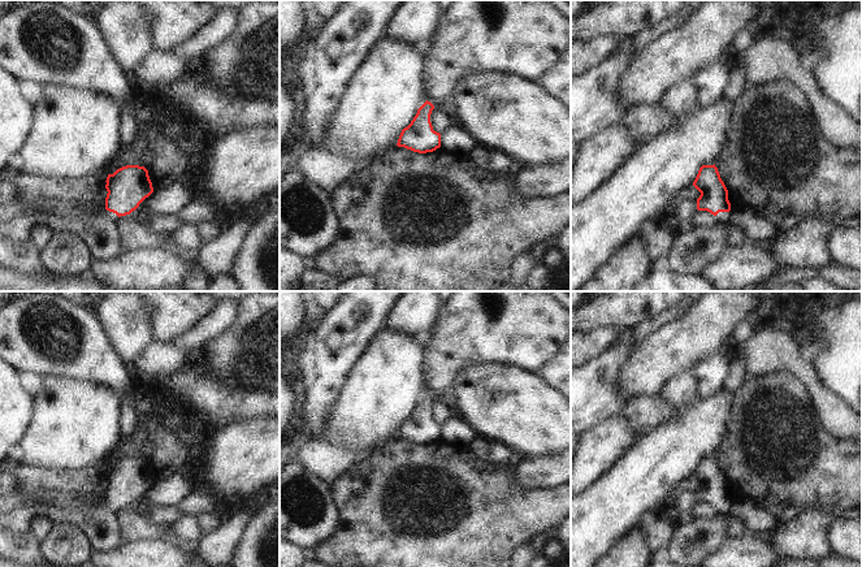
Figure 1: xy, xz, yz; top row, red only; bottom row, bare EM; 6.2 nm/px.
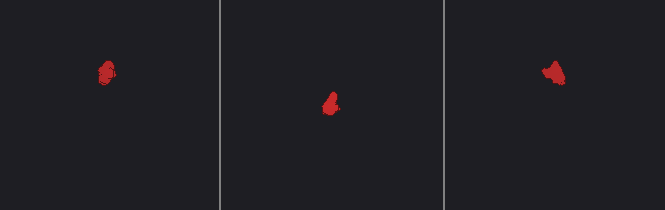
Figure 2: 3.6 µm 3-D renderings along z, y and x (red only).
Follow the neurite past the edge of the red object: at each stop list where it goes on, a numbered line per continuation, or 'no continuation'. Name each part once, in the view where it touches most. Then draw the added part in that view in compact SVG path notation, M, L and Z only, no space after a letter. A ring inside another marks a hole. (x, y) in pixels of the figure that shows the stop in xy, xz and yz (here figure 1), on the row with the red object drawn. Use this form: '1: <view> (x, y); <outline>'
1: yz (689, 254); M719 212L715 218L716 228L694 228L673 239L667 256L671 272L683 276L701 276L705 267L728 247L725 226L731 221L729 212Z

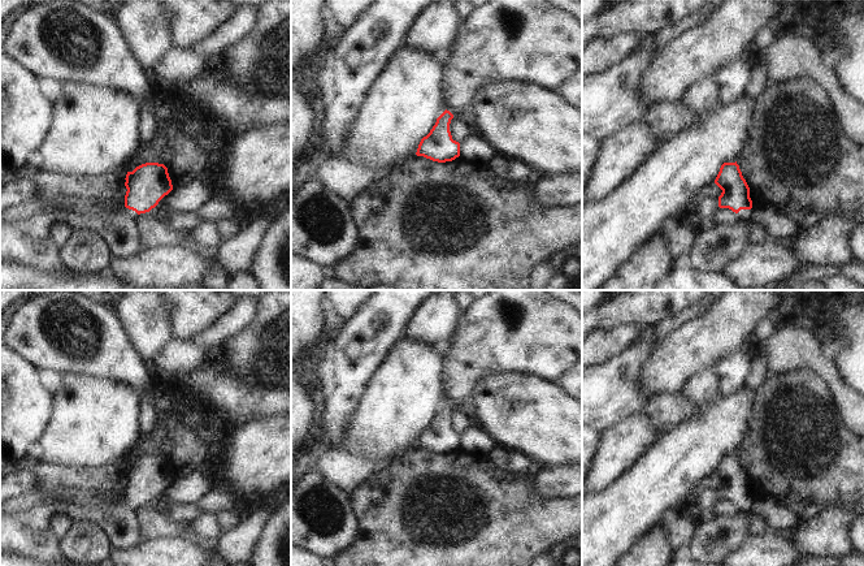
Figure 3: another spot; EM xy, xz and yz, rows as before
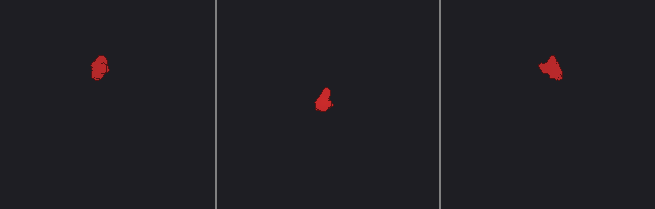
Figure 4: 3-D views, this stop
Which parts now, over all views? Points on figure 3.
1: yz (711, 251); M741 209L737 216L738 225L716 225L695 237L689 254L692 269L704 273L722 273L726 264L750 245L747 224L752 219L751 209Z

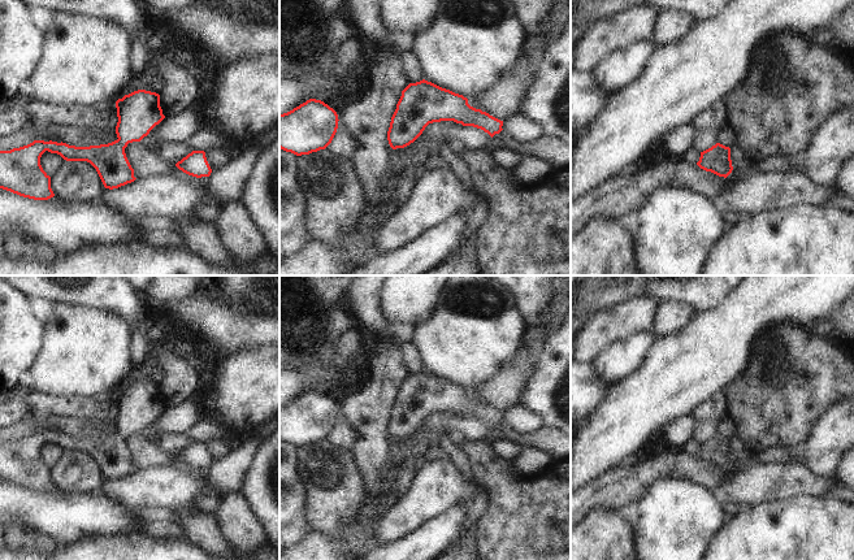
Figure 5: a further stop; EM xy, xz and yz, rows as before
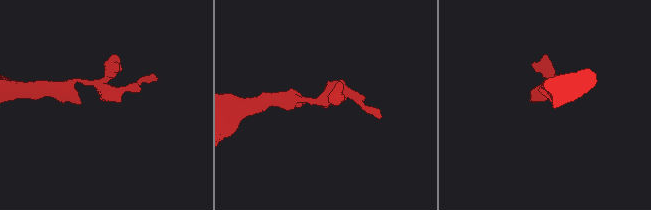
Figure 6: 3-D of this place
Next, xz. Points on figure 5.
no continuation

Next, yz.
no continuation

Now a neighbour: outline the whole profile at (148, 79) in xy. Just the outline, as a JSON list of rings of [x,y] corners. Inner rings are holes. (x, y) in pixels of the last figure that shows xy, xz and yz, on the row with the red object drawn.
[[[147,66],[138,74],[135,74],[123,87],[122,92],[118,94],[116,101],[122,99],[125,95],[129,95],[138,90],[146,90],[151,92],[156,92],[160,95],[162,88],[162,81],[159,77],[156,69],[153,66]]]

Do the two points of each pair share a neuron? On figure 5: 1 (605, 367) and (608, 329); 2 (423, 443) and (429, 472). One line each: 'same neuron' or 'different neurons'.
1: different neurons
2: different neurons

